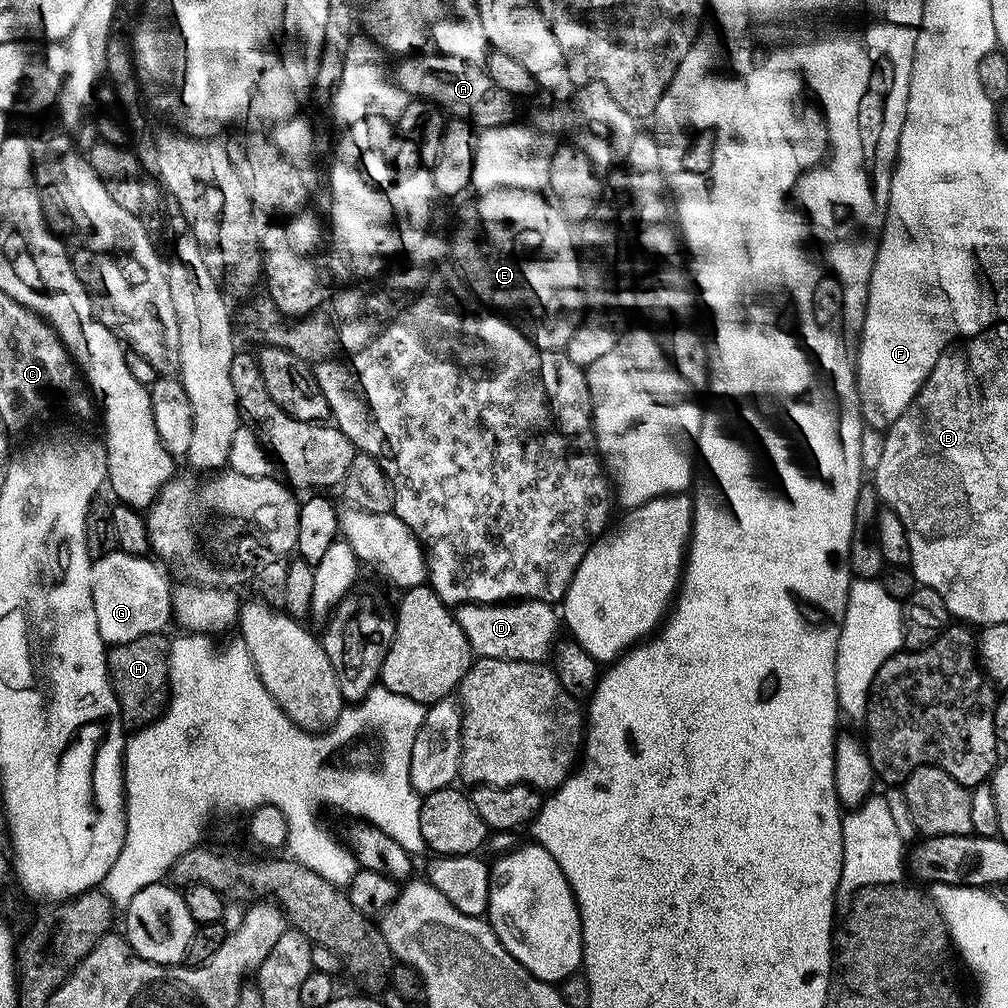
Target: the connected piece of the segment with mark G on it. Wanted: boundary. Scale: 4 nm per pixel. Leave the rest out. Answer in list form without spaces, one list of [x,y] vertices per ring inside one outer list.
[[[119,550],[106,554],[105,556],[99,557],[93,563],[92,566],[92,601],[94,602],[94,614],[98,618],[98,634],[103,638],[105,645],[115,646],[117,644],[125,644],[130,642],[134,638],[142,638],[146,634],[154,634],[155,632],[163,633],[165,631],[164,627],[167,626],[168,620],[173,619],[172,615],[172,593],[174,591],[173,585],[168,585],[168,576],[163,572],[165,569],[161,567],[155,559],[149,558],[148,556],[135,556],[129,552],[121,552]]]

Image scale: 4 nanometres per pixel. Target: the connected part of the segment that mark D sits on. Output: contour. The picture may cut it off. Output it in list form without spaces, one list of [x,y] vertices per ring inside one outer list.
[[[517,600],[502,604],[462,604],[455,609],[454,615],[462,634],[466,634],[473,657],[521,660],[535,664],[547,661],[547,656],[549,659],[557,643],[556,631],[562,628],[557,609],[555,612],[552,608],[555,607],[546,600]]]

